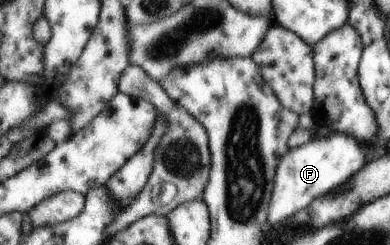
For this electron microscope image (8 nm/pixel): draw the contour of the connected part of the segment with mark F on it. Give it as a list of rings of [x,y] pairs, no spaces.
[[[333,131],[326,138],[312,137],[306,144],[291,148],[276,173],[274,192],[269,203],[269,221],[273,225],[285,223],[302,209],[309,208],[315,200],[343,185],[367,163],[364,151],[354,138]]]

